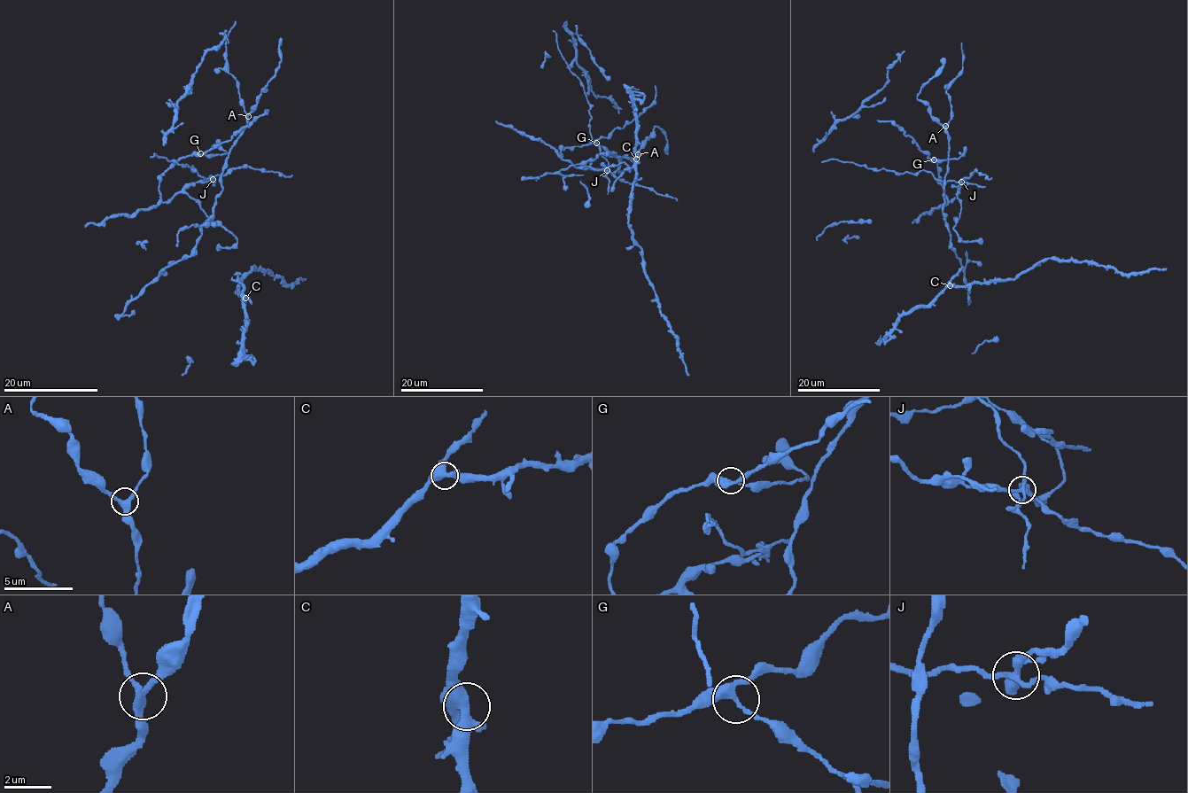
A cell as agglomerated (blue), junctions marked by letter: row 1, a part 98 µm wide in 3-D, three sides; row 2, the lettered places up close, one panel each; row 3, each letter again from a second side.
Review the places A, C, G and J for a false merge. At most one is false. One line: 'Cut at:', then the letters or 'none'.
Cut at: J

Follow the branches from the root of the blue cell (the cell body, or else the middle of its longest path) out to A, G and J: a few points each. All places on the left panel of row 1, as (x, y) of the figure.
A: (164, 202), (160, 201), (159, 192), (160, 176), (183, 157), (228, 153), (246, 124), (248, 116)
G: (164, 202), (160, 201), (159, 192), (160, 176), (179, 159), (200, 153)
J: (164, 202), (168, 202), (194, 182), (213, 180)

